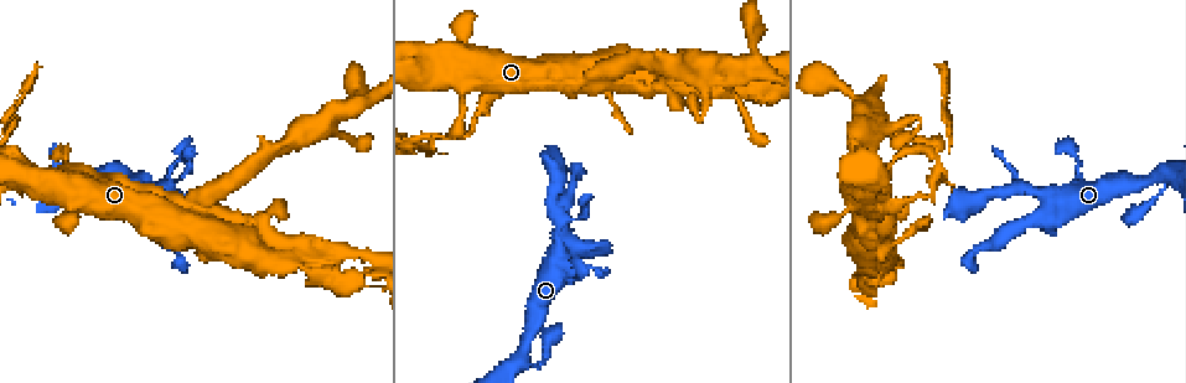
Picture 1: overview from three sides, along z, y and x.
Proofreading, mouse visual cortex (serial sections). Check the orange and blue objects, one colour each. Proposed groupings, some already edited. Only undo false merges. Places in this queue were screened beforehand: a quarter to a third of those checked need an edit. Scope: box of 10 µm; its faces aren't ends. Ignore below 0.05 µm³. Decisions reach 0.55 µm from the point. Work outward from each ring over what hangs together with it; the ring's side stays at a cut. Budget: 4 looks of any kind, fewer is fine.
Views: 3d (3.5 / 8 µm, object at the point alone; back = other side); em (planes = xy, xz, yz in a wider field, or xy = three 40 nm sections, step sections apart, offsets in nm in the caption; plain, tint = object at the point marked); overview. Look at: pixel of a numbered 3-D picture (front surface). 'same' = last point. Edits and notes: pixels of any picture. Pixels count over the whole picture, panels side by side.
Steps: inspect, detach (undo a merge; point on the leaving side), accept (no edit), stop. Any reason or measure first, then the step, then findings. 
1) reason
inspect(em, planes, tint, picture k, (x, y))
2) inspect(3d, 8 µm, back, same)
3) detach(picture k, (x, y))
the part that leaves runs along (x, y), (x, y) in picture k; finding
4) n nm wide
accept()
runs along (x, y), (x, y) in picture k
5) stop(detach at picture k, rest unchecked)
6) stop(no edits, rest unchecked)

abrupt turn
inspect(3d, 3.5 µm, picture 1, (592, 83))

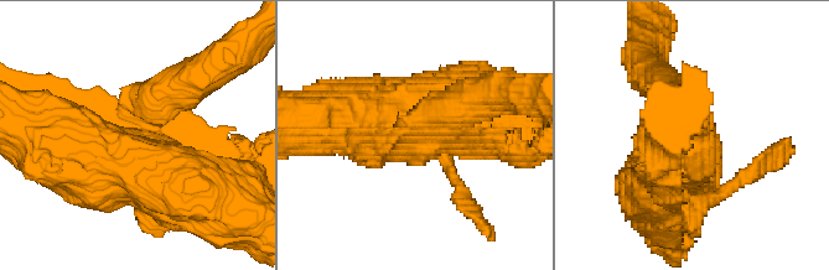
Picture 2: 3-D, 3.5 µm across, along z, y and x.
detach(picture 2, (150, 86))
the part that leaves runs along (156, 121), (179, 83), (239, 48) in picture 2; two cells meet here

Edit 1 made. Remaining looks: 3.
sharp bend
inspect(3d, 8 µm, picture 1, (1078, 158))

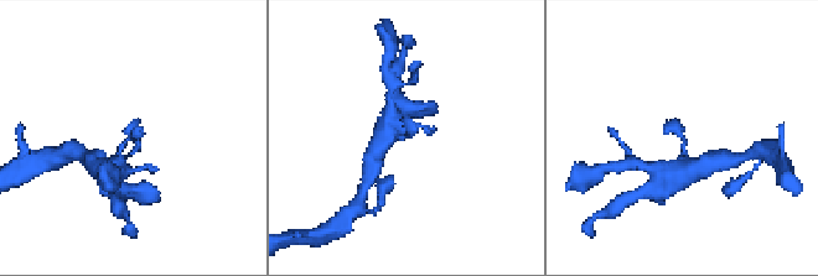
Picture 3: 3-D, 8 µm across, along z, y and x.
need the tissue
inspect(em, xy, step 5, tint, same)

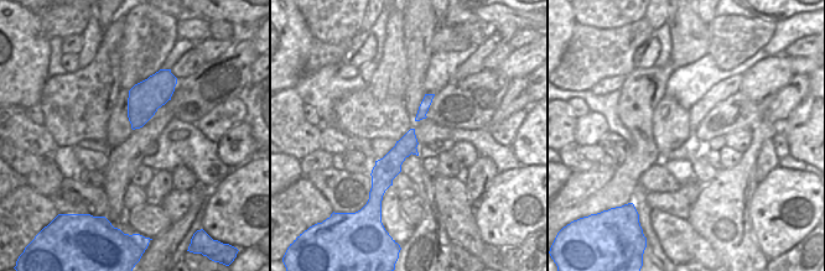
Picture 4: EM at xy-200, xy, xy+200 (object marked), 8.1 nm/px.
accept()
runs along (411, 133), (374, 191) in picture 4; all the same cell

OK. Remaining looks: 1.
stop(detach at picture 2, rest unchecked)

